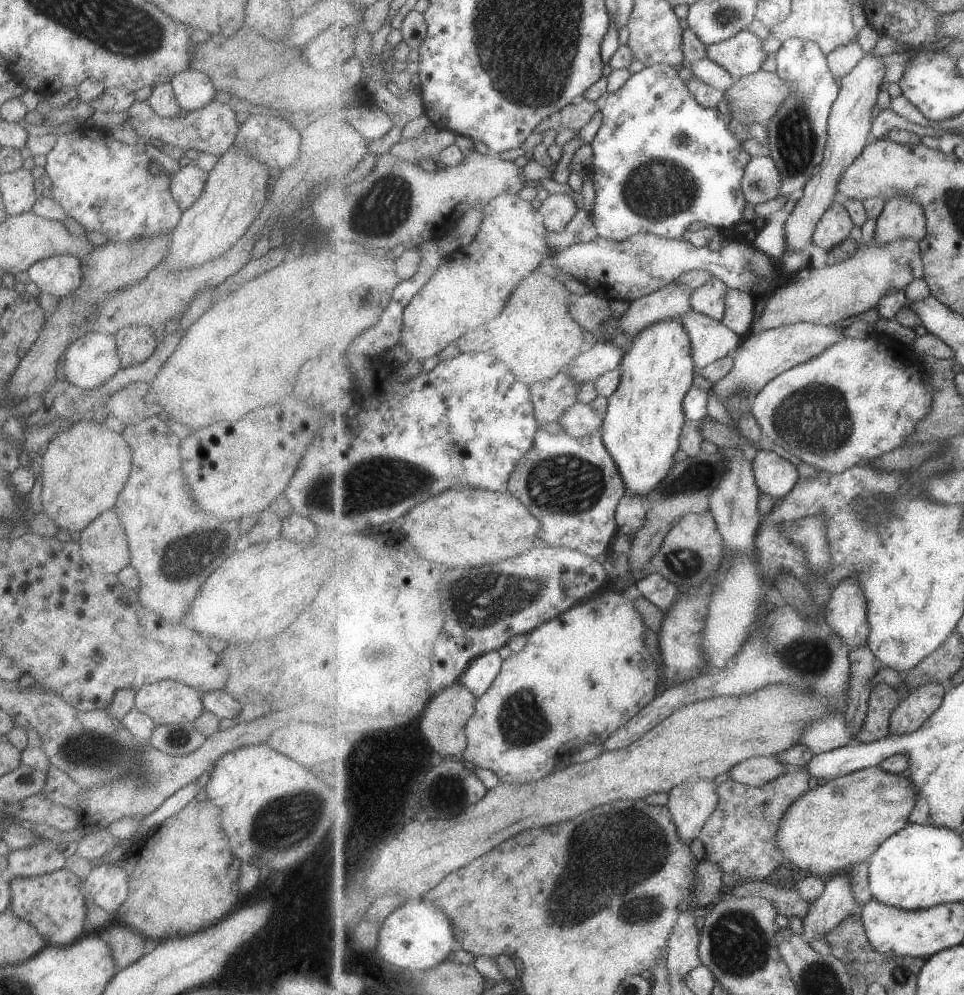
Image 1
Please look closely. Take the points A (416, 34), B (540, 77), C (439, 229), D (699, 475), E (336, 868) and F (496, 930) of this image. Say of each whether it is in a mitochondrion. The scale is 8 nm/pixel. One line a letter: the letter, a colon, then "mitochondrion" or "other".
A: other
B: mitochondrion
C: other
D: mitochondrion
E: mitochondrion
F: other

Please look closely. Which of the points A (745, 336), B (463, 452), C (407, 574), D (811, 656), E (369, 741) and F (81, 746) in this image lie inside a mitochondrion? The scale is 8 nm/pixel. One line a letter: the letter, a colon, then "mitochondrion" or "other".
A: other
B: other
C: other
D: mitochondrion
E: mitochondrion
F: mitochondrion

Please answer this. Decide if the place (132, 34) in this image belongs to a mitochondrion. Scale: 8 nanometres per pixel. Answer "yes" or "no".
yes

